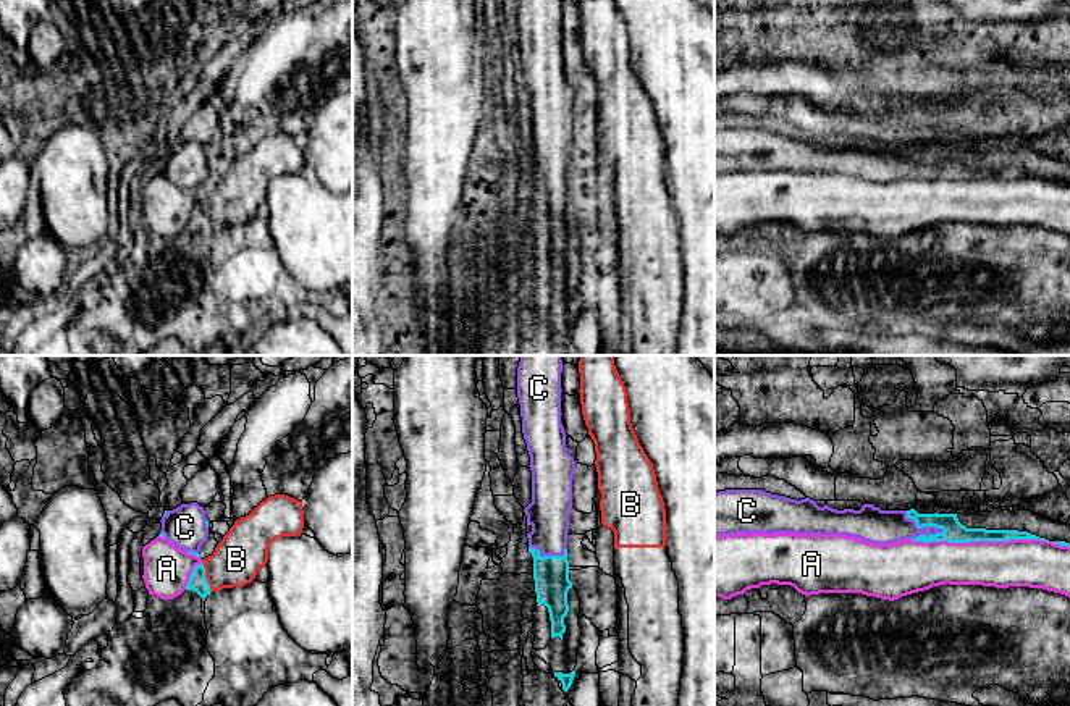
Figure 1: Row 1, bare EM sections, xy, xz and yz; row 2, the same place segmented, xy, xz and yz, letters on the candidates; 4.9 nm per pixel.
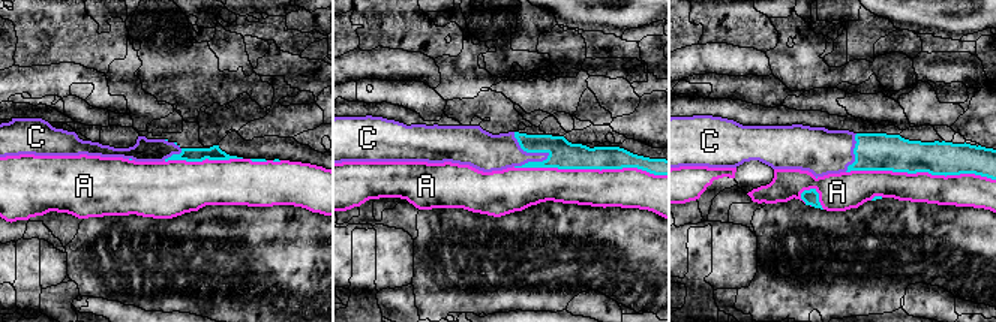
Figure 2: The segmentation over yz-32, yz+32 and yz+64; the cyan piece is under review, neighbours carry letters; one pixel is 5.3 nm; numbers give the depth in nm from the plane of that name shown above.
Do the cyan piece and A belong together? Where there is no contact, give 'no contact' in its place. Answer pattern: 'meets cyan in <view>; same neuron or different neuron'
meets cyan in yz; different neuron

